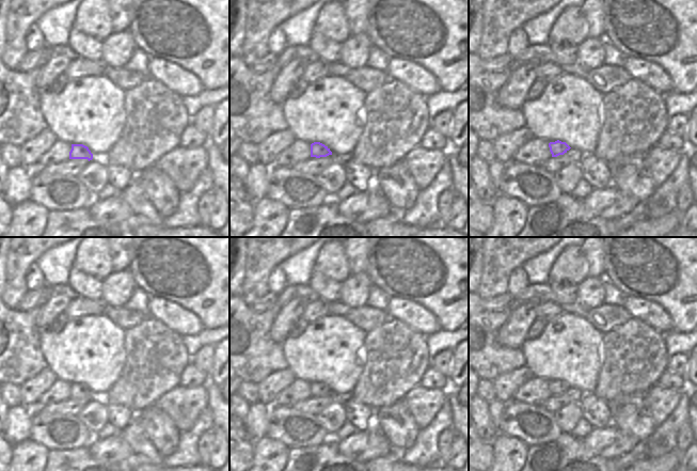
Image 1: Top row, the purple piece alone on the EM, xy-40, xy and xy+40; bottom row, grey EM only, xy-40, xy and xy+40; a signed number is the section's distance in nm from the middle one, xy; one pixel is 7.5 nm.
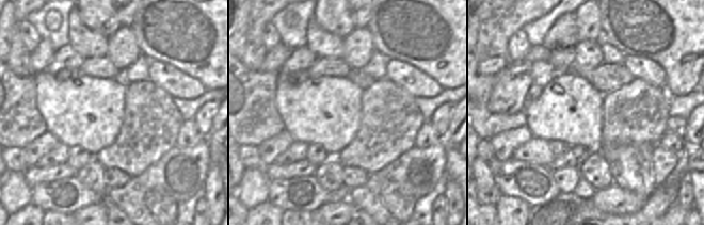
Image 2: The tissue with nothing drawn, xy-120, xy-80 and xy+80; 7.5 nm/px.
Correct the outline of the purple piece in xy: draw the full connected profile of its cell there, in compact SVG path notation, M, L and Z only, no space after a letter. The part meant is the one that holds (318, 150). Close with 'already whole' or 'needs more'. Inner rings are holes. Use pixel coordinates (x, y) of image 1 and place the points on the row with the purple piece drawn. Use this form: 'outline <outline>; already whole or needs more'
outline M314 142L311 144L311 157L327 157L329 155L332 155L332 152L328 146L320 142Z; already whole

